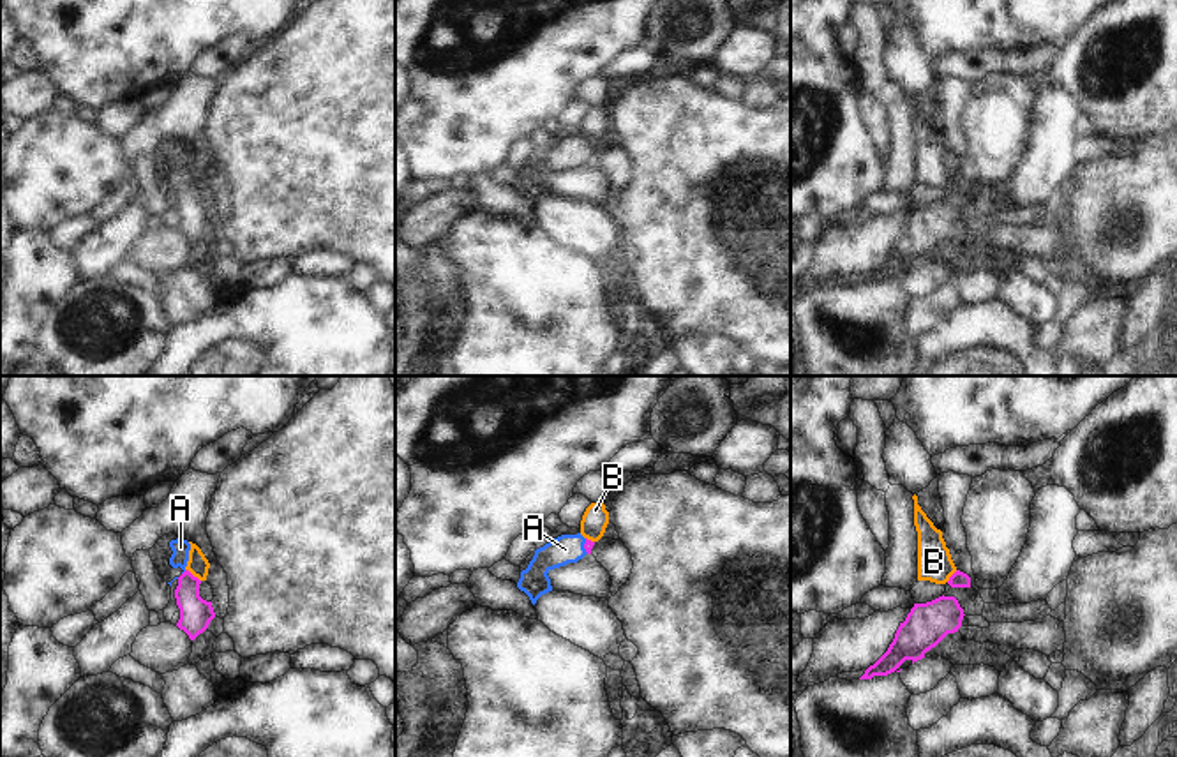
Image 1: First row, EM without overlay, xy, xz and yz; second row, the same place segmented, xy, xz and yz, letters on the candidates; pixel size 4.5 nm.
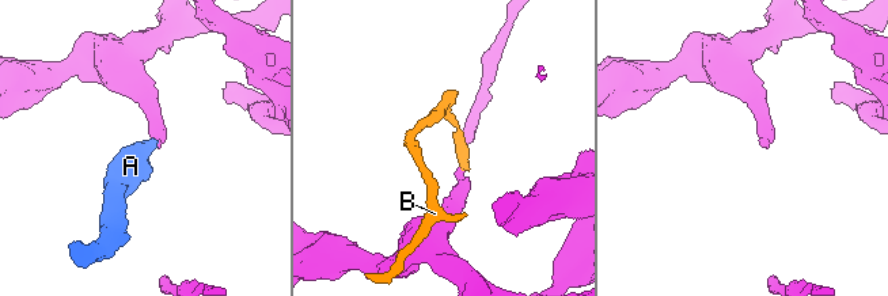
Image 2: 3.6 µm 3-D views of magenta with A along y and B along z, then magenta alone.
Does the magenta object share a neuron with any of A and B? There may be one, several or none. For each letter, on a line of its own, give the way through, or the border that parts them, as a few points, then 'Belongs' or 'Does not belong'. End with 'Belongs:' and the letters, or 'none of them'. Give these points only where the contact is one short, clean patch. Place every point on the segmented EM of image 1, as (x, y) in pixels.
A: Path across: xy (194, 613), (187, 599), (184, 572), (180, 547). Belongs
B: Boundary: xy (186, 569), (200, 581). Does not belong
Belongs: A.

